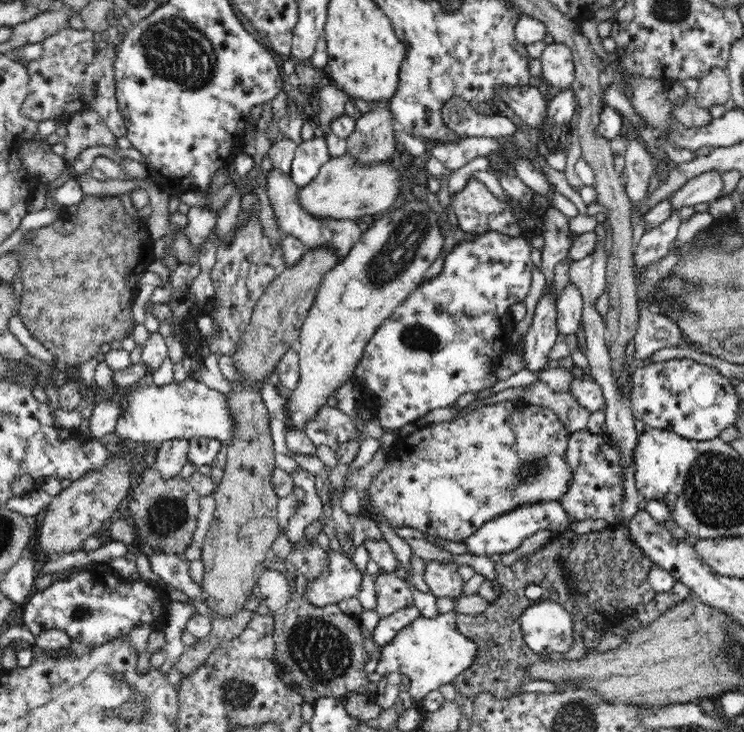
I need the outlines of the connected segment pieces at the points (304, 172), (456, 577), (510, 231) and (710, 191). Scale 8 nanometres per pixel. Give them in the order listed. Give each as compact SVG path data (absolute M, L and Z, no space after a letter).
M316 136L297 145L290 175L299 188L308 186L319 175L320 168L331 159L324 136Z
M427 561L423 579L436 598L459 598L465 582L458 573L458 563Z
M468 179L464 188L451 196L451 206L461 231L474 235L496 231L507 233L507 236L522 236L523 229L515 216L512 201L500 201L477 179Z
M718 170L703 172L691 178L671 196L672 212L683 207L694 207L702 202L711 203L722 195L724 183L722 173Z

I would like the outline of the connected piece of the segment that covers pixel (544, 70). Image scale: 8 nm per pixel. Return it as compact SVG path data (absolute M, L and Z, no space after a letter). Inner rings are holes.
M563 42L547 45L540 56L541 75L547 84L568 89L575 79L575 64L571 50Z

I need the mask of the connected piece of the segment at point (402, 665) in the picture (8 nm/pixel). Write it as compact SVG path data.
M452 611L435 618L420 616L404 627L388 644L382 646L376 674L386 676L400 672L410 679L408 693L413 702L420 701L442 684L453 682L456 675L467 669L477 653L476 643L457 628Z

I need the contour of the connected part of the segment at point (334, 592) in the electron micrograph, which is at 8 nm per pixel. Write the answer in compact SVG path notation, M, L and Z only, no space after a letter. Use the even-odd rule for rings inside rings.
M329 551L327 554L329 573L313 579L306 578L303 597L315 607L337 604L341 600L356 597L362 584L362 573L350 556Z

